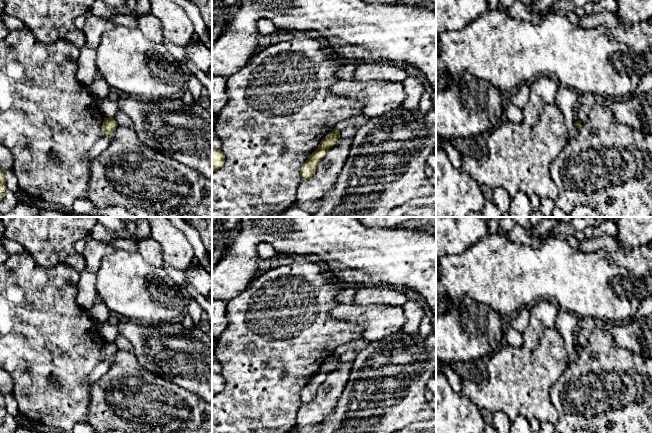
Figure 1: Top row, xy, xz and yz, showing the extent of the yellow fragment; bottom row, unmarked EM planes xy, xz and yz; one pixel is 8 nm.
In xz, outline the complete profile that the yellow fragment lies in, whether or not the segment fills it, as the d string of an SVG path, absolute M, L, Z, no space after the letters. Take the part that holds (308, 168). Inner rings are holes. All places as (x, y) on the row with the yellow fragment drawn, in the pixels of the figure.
M332 130L320 142L318 148L309 155L308 159L302 164L300 175L302 180L308 179L315 173L319 162L326 155L327 151L336 145L337 140L340 138L339 130Z

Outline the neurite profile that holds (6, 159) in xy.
M0 144L0 167L4 170L11 170L13 166L13 156L8 148Z

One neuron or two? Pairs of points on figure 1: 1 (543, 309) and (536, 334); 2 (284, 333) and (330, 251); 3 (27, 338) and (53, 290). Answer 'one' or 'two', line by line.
1: one
2: two
3: one

